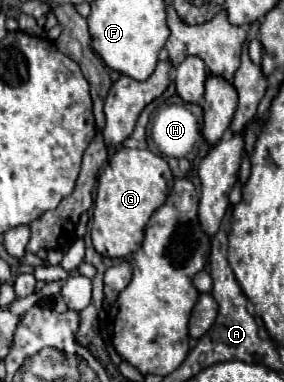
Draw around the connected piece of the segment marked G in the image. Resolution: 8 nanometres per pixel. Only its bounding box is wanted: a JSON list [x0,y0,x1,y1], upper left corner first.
[91,147,173,259]

